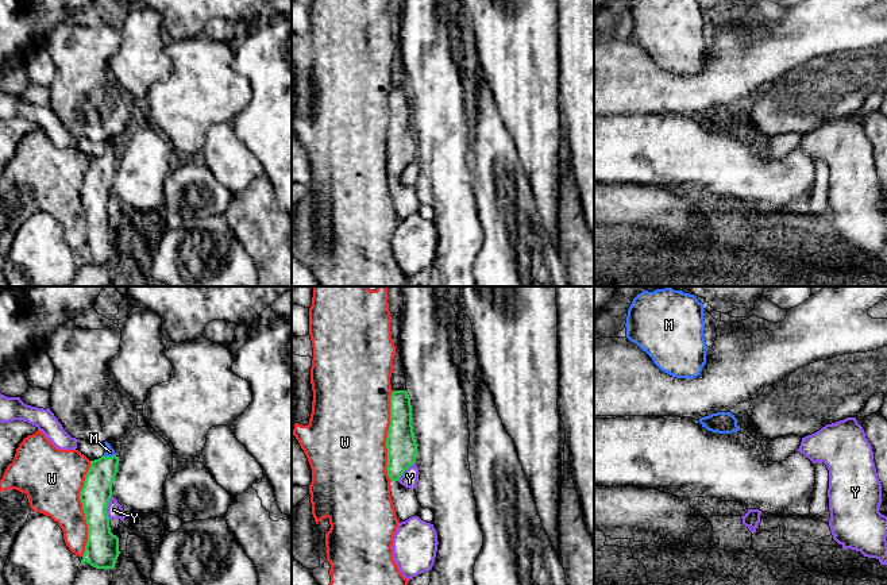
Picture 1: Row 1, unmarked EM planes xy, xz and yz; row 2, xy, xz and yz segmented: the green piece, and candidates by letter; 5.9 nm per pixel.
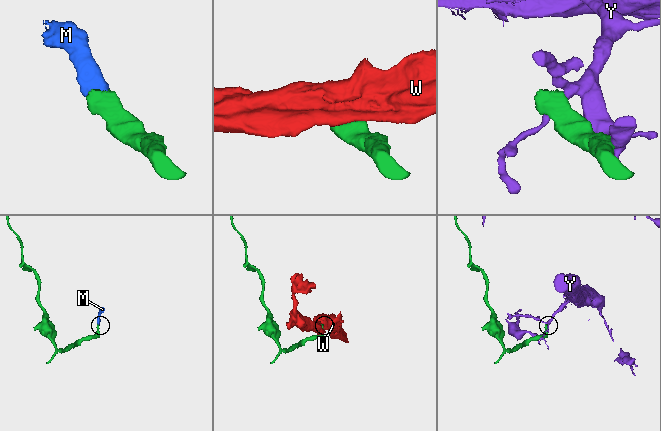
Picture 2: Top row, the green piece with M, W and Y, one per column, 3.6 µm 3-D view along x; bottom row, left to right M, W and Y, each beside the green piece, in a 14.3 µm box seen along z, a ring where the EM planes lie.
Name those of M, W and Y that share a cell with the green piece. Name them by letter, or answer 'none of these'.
M

